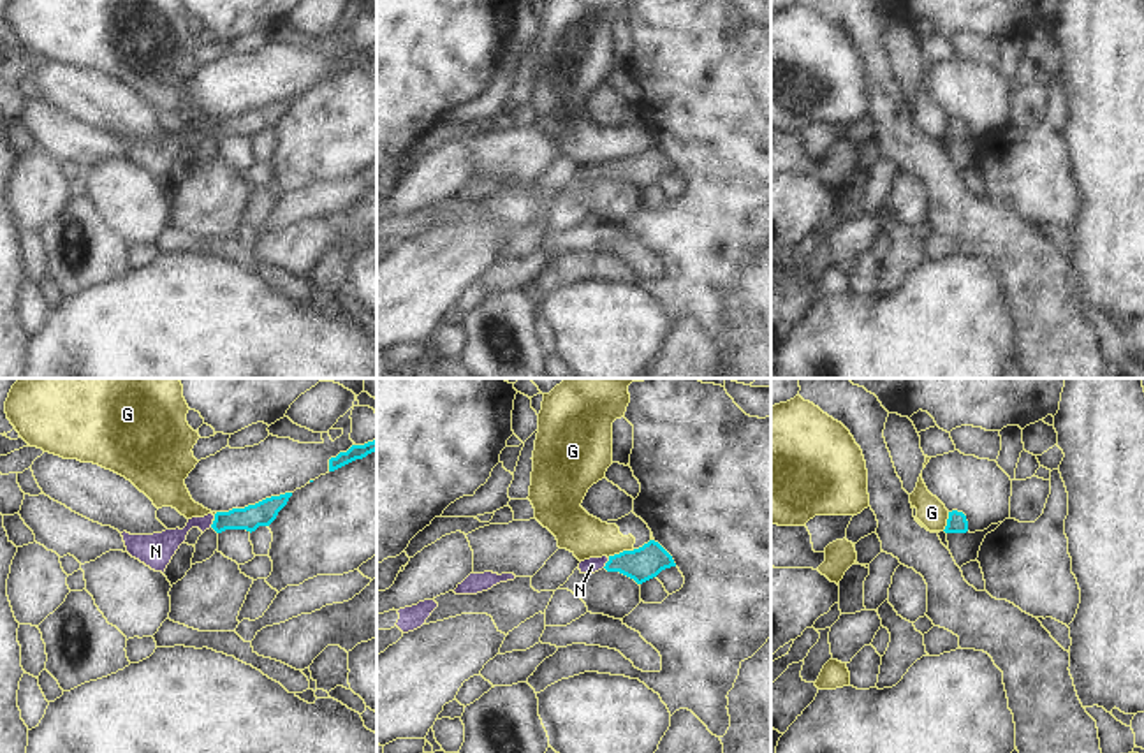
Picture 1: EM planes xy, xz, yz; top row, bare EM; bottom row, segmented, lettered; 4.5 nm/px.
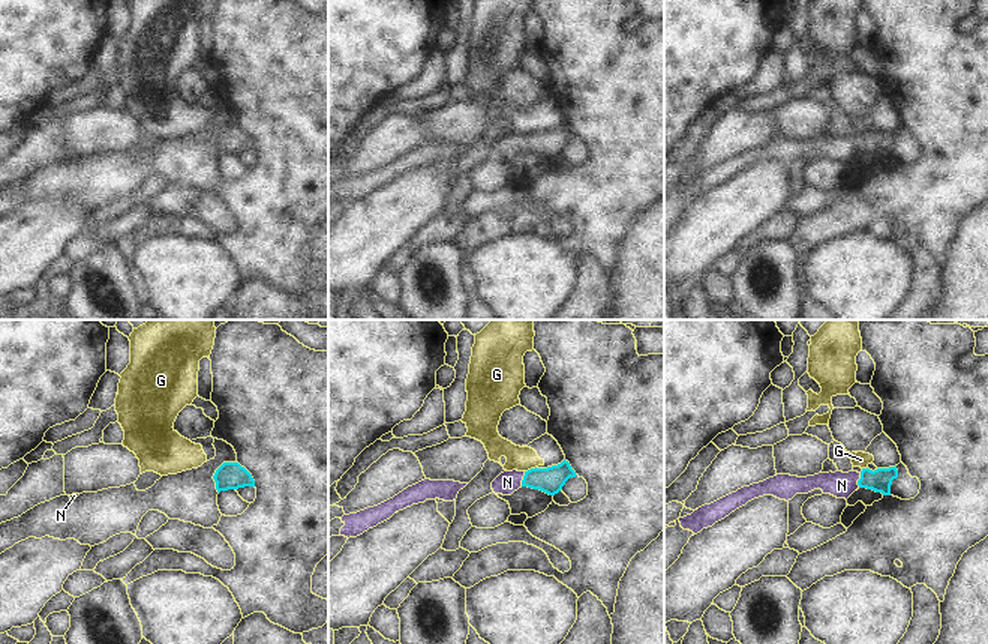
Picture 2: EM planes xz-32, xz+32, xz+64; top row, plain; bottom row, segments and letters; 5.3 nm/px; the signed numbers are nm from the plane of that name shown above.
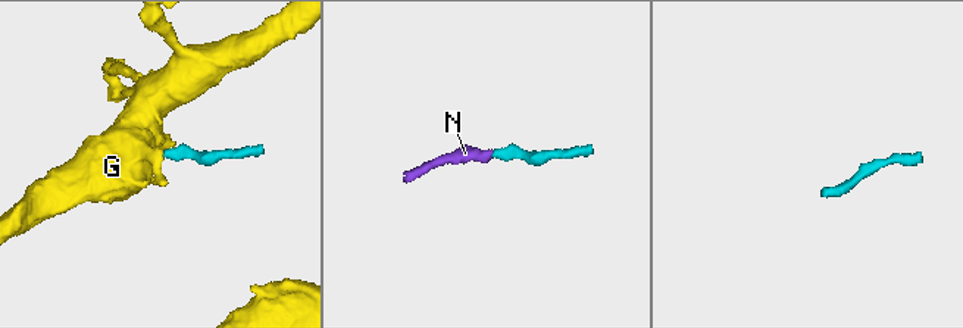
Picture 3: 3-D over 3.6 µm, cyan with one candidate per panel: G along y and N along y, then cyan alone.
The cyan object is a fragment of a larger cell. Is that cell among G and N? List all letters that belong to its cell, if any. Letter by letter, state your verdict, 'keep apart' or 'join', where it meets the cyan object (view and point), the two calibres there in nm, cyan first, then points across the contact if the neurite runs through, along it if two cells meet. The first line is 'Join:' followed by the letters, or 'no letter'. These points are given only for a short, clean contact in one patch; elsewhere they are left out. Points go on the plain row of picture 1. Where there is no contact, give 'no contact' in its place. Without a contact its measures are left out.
Join: N
G: keep apart; contact xz (620, 159); calibres 150 and 190 nm; border xz (634, 155), (623, 155), (608, 162)
N: join; contact xz (606, 169); calibres 150 and 70 nm; way xz (643, 169), (606, 169), (592, 171)

